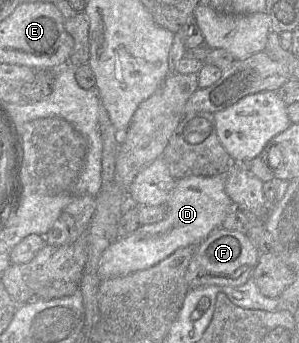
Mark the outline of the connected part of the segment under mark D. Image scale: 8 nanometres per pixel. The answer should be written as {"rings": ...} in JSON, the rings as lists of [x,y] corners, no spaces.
{"rings":[[[223,174],[211,177],[190,176],[178,179],[168,196],[165,206],[167,215],[163,220],[154,224],[141,225],[130,235],[115,239],[109,245],[98,263],[97,274],[100,279],[127,275],[148,269],[170,256],[179,248],[197,246],[211,232],[221,227],[227,214],[236,207],[225,191],[225,175]]]}

